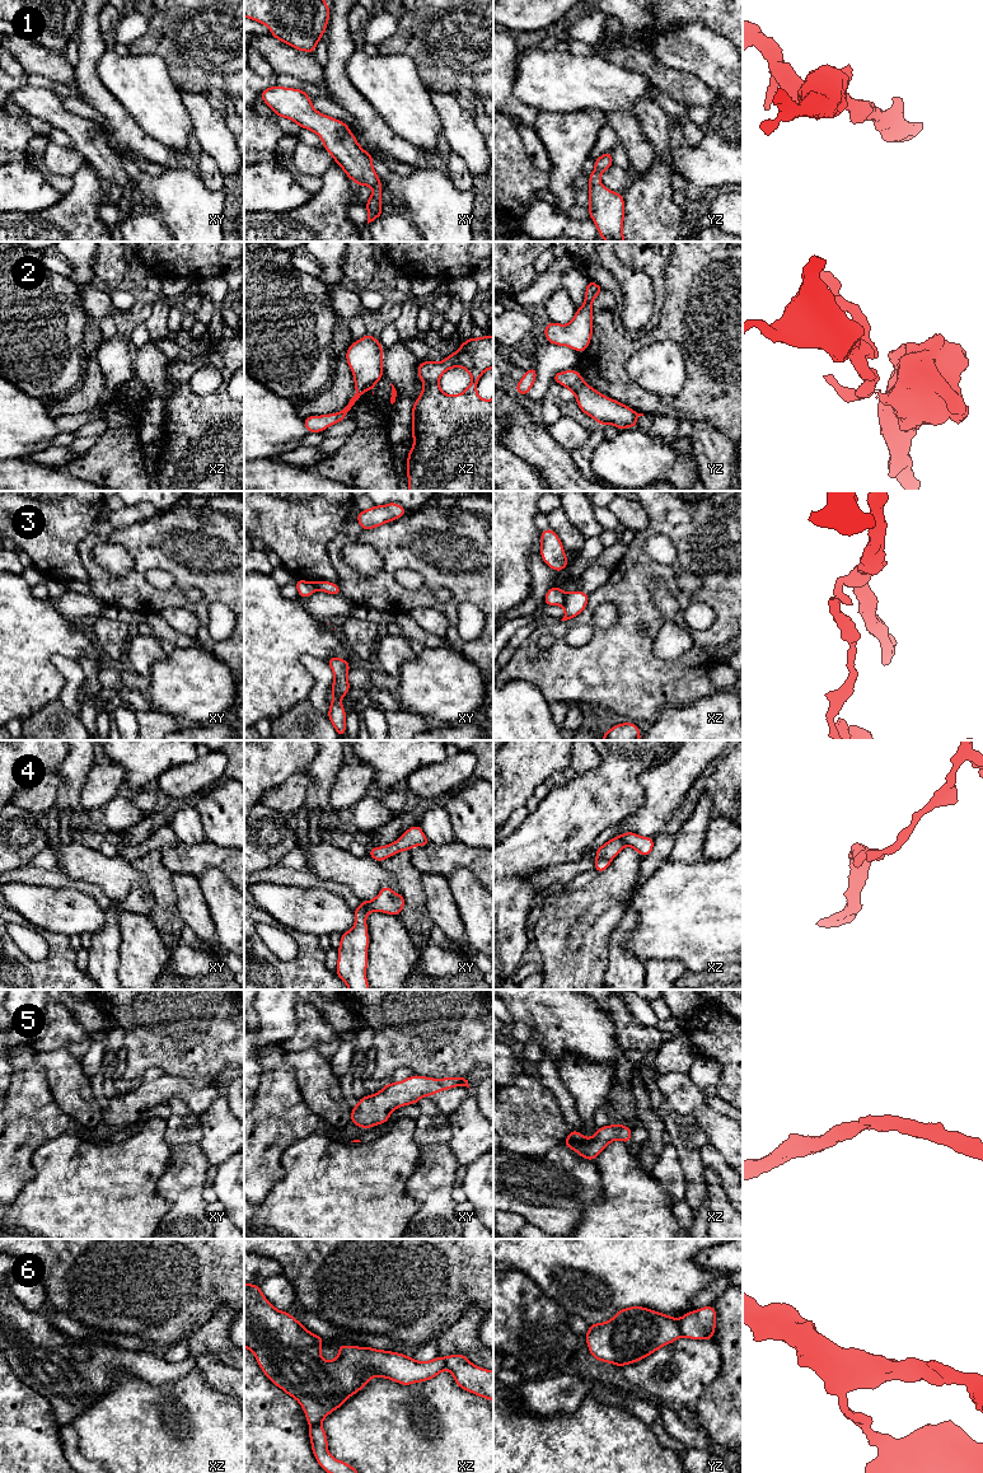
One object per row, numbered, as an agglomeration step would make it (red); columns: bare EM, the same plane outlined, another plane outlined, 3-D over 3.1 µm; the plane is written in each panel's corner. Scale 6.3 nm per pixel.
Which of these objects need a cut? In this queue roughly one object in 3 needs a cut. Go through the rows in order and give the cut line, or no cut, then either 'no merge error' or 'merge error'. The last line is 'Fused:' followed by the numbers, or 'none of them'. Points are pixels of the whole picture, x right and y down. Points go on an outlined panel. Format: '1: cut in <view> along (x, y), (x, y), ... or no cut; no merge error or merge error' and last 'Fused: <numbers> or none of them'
1: no cut; no merge error
2: cut in xz along (374, 383), (368, 389); merge error
3: cut in xz along (566, 593), (561, 603); merge error
4: cut in xy along (371, 901), (365, 915); merge error
5: no cut; no merge error
6: cut in yz along (678, 1319), (682, 1336); merge error
Fused: 2, 3, 4, 6

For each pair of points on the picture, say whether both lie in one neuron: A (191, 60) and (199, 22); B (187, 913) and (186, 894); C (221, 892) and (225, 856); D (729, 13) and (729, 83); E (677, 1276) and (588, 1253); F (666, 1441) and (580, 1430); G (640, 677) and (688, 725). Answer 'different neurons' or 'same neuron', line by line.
A: same neuron
B: same neuron
C: different neurons
D: different neurons
E: same neuron
F: different neurons
G: different neurons

